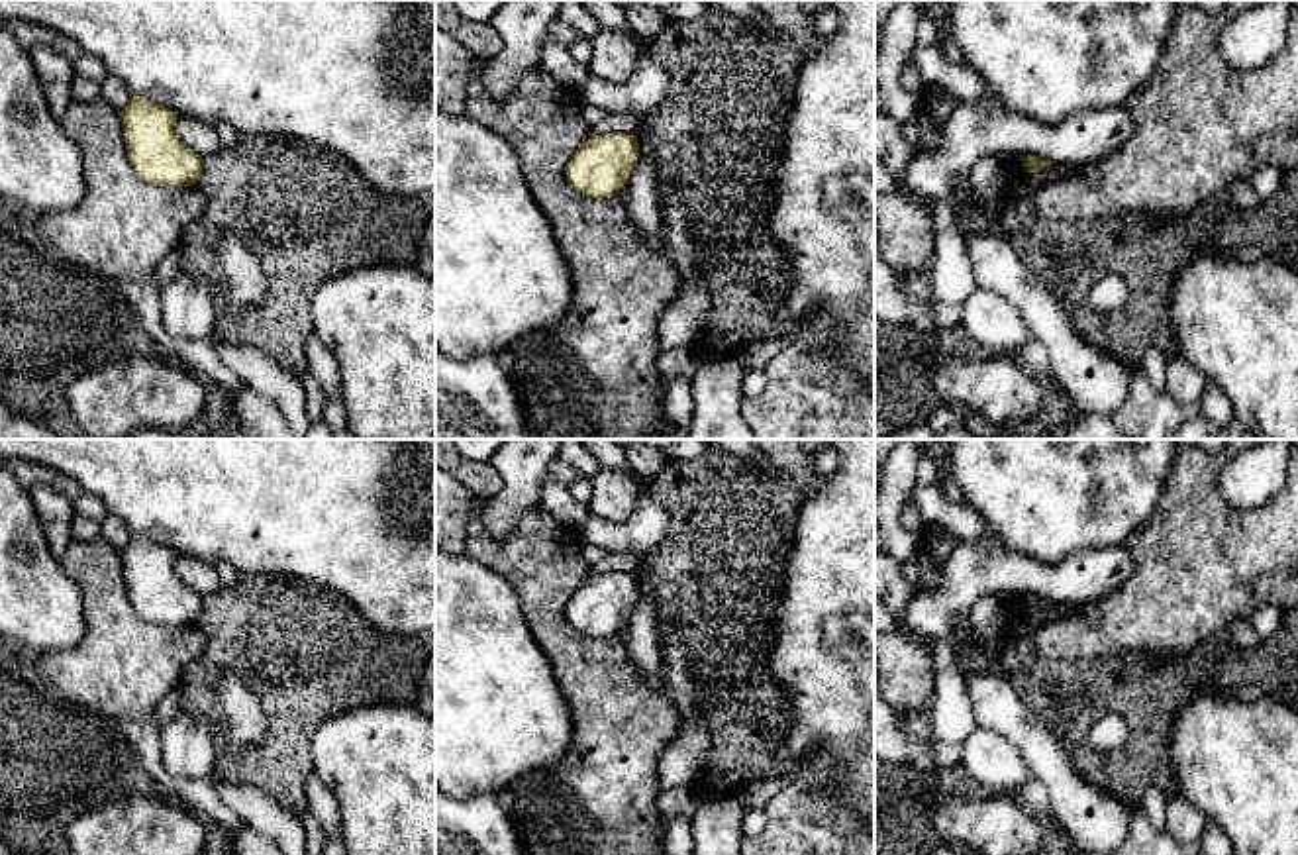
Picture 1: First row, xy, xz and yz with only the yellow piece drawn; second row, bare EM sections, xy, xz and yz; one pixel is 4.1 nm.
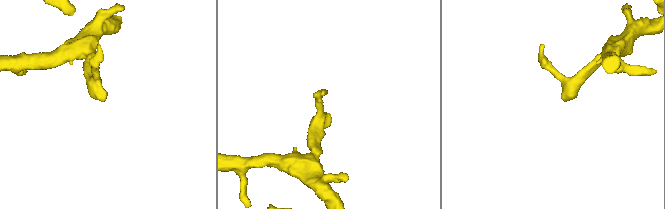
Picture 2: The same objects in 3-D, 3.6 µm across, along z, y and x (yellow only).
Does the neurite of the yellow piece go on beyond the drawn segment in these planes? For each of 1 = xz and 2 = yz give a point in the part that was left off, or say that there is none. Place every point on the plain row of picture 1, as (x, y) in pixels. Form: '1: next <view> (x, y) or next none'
1: next none
2: next none

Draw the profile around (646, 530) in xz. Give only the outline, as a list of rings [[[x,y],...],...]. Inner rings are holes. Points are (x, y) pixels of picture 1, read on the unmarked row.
[[[639,478],[639,498],[629,520],[624,524],[606,524],[594,520],[582,529],[582,539],[604,549],[606,553],[614,551],[633,553],[637,563],[633,575],[637,577],[639,582],[639,577],[645,573],[651,555],[665,541],[667,531],[669,531],[667,510],[657,502],[655,494],[651,492],[649,480]]]

